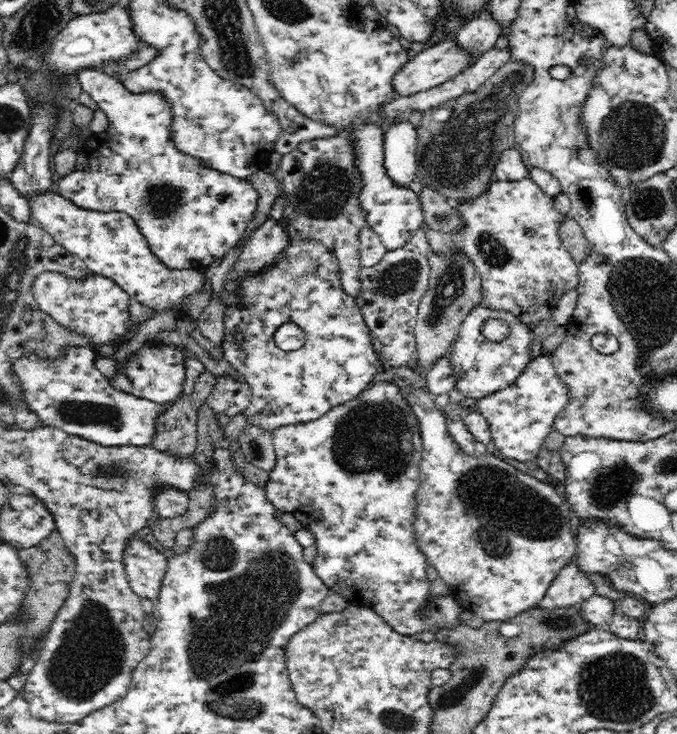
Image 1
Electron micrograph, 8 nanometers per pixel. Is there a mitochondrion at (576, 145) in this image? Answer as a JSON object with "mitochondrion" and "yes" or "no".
{"mitochondrion":"yes"}

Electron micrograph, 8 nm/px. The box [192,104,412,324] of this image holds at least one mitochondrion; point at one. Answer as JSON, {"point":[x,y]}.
{"point":[324,190]}

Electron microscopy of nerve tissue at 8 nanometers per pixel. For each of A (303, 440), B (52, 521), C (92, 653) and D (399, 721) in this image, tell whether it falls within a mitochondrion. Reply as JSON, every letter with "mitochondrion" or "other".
{"A":"other","B":"other","C":"mitochondrion","D":"mitochondrion"}

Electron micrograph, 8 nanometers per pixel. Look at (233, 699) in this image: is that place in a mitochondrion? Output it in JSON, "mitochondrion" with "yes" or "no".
{"mitochondrion":"yes"}

